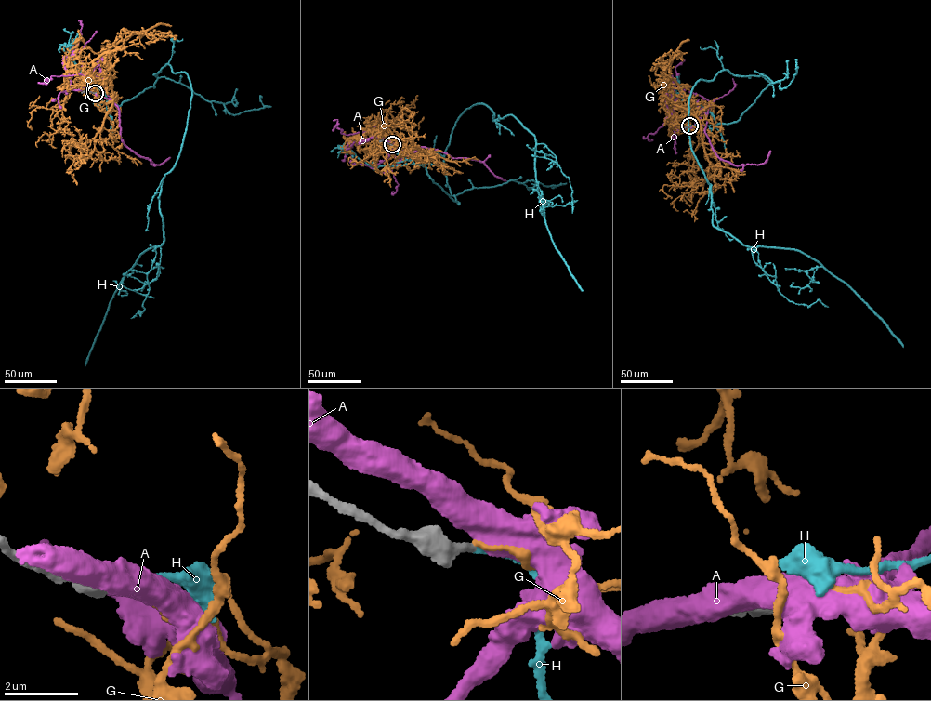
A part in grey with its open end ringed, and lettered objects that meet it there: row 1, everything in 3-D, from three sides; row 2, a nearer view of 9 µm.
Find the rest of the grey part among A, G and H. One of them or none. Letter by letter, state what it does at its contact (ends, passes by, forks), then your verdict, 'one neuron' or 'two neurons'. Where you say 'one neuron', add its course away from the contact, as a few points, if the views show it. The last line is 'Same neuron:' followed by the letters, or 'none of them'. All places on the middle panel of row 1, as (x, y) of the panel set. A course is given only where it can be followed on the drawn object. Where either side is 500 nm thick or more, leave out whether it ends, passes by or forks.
A: two neurons
G: it ends | two neurons
H: it ends | one neuron | via (392, 144), (459, 205), (443, 162), (459, 117), (479, 103), (514, 116), (535, 138), (545, 224), (583, 290)
Same neuron: H

